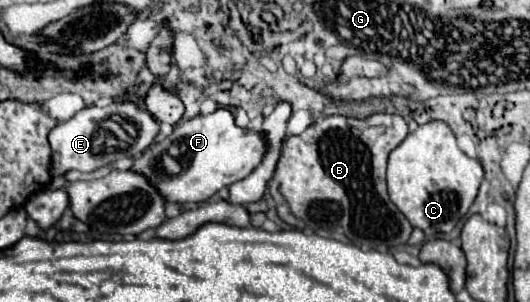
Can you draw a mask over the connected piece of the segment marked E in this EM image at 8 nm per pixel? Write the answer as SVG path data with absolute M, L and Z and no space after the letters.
M112 101L106 107L84 107L72 119L58 123L50 131L48 141L52 145L52 173L62 175L70 169L90 173L122 157L138 157L144 149L154 145L158 133L160 125L156 117L132 101Z

